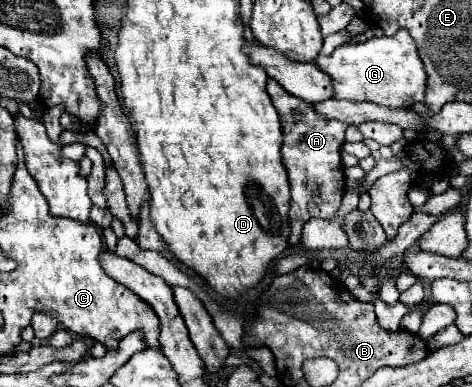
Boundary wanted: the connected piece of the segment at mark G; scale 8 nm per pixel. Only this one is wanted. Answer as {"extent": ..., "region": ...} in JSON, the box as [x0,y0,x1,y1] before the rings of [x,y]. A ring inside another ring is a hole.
{"extent":[313,31,427,109],"region":[[[397,31],[393,37],[373,37],[365,43],[345,43],[341,47],[337,47],[331,55],[319,55],[313,61],[323,73],[327,73],[333,81],[333,99],[347,99],[347,101],[371,101],[389,109],[403,109],[403,107],[411,107],[411,103],[415,101],[423,101],[425,99],[425,87],[427,87],[427,79],[425,79],[425,69],[423,63],[417,55],[417,45],[413,43],[411,35],[407,31]]]}

